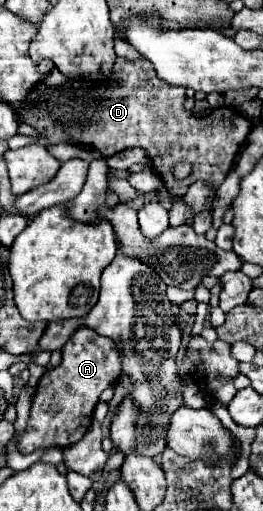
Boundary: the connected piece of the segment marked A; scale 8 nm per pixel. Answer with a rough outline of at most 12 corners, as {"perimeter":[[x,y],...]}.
{"perimeter":[[75,330],[37,384],[21,454],[77,444],[121,376],[115,342]]}

